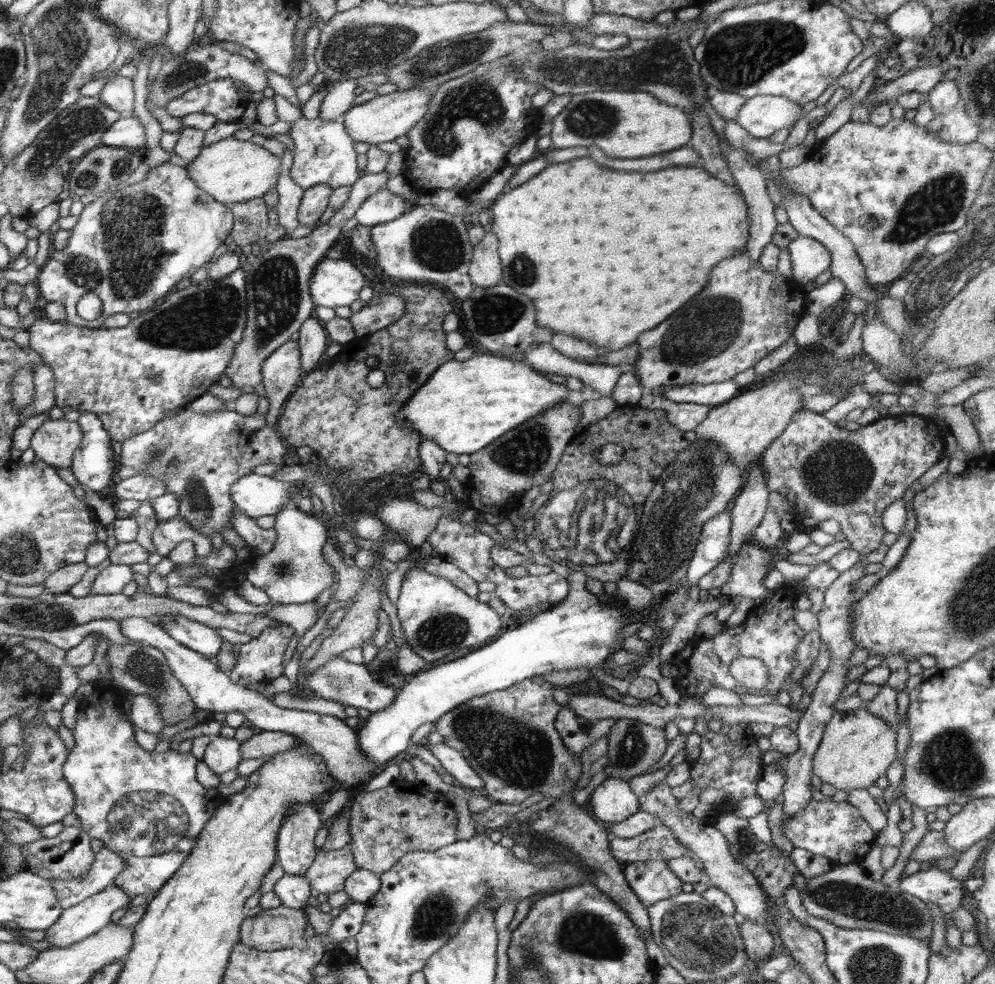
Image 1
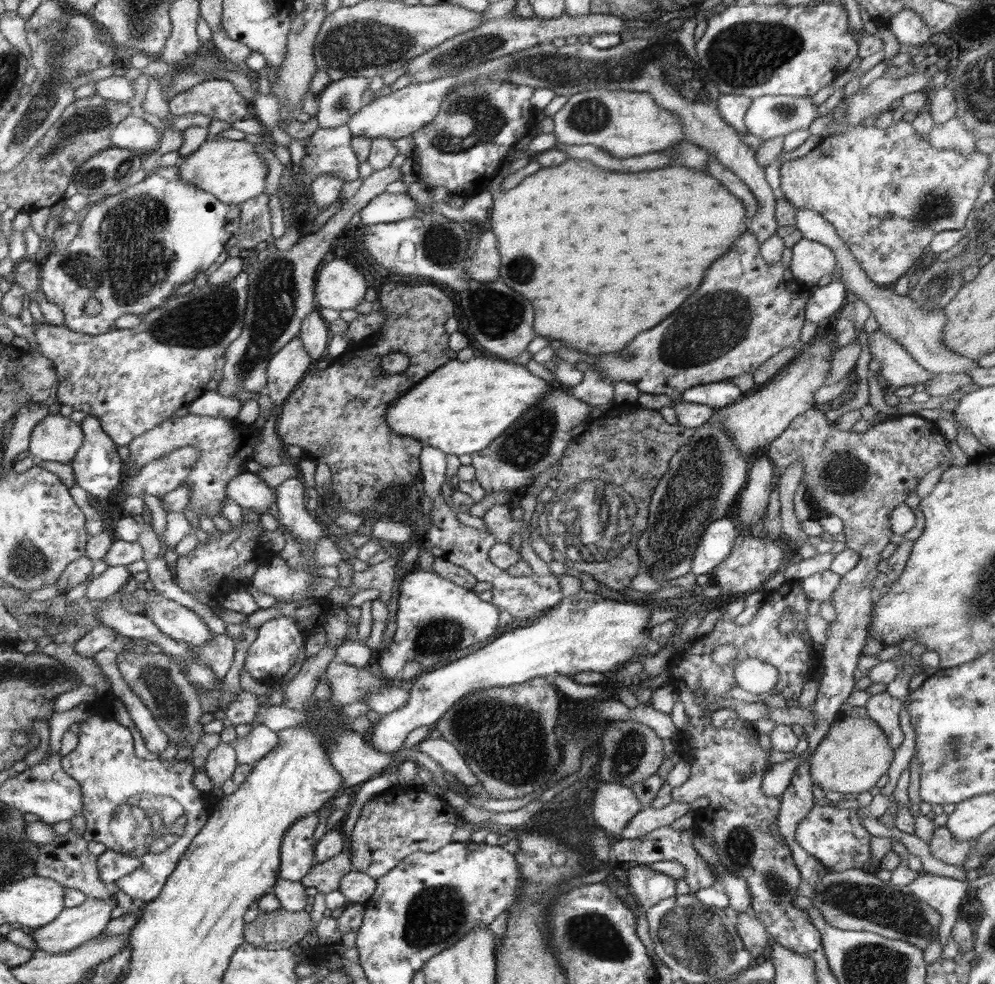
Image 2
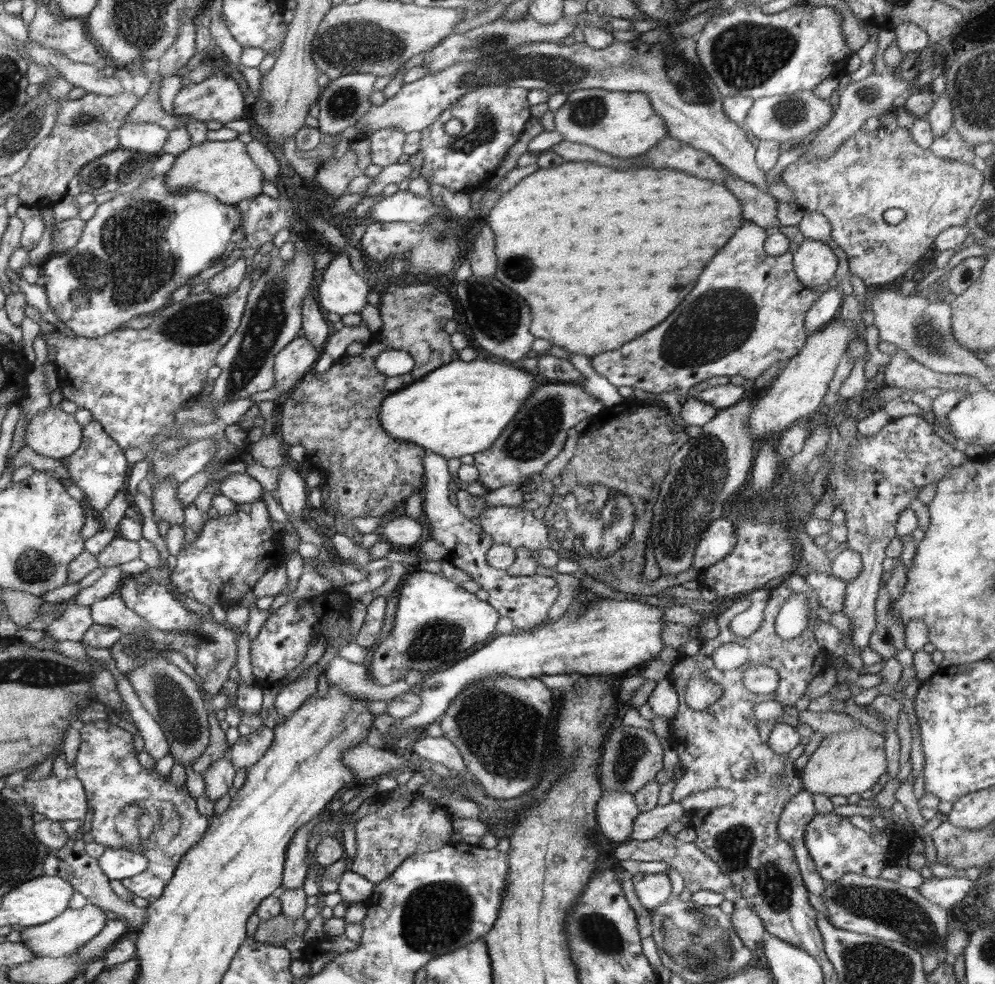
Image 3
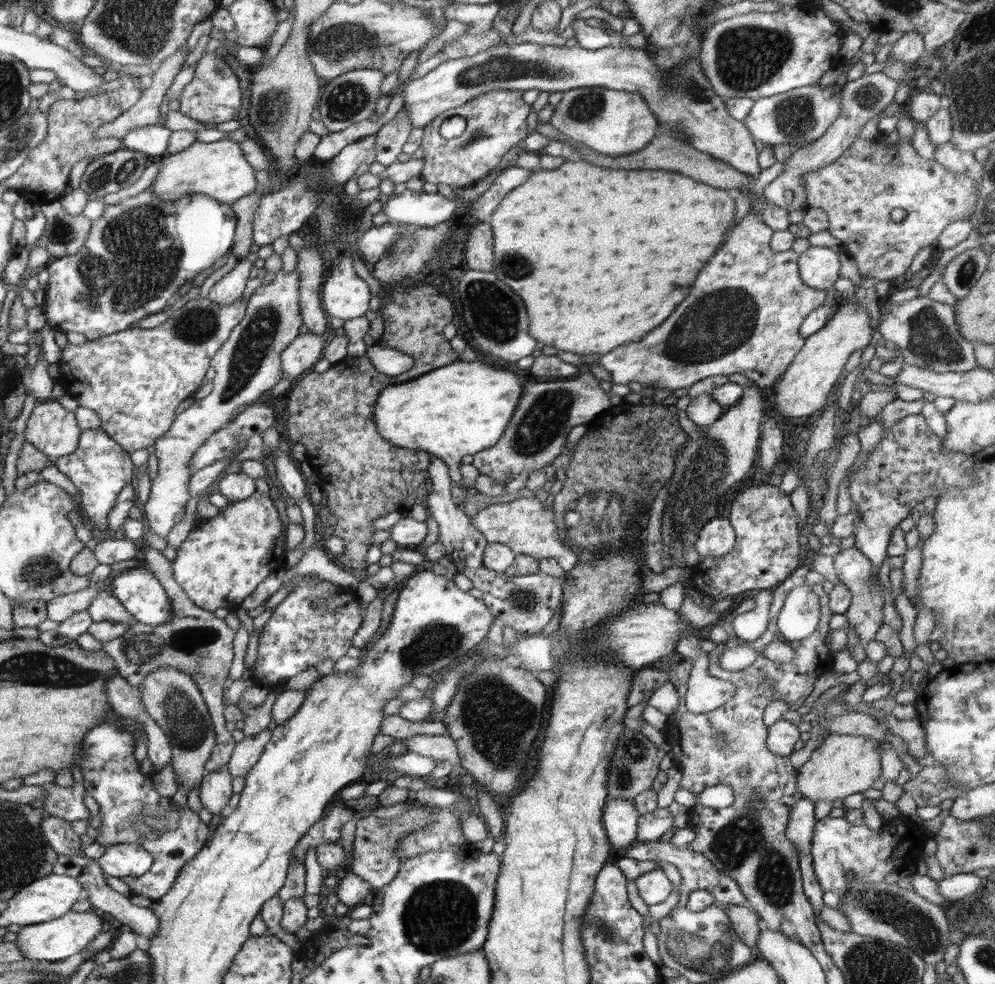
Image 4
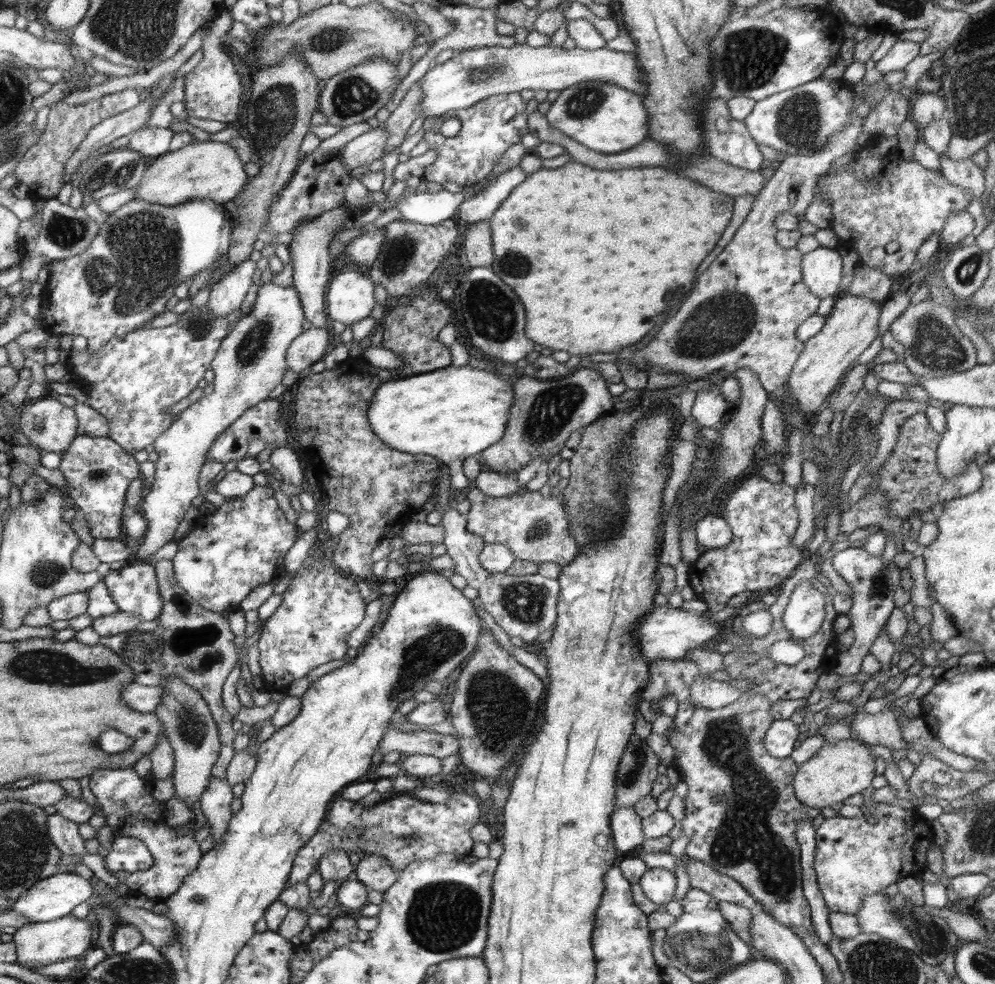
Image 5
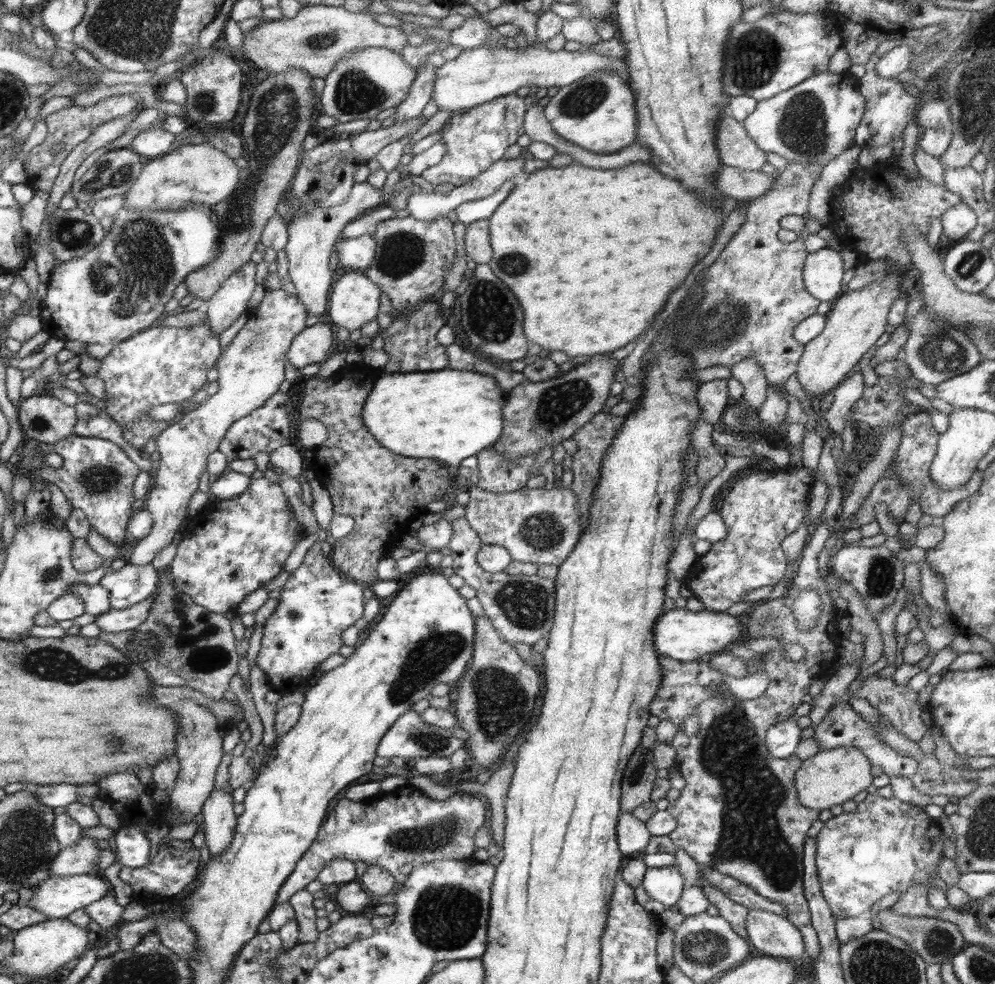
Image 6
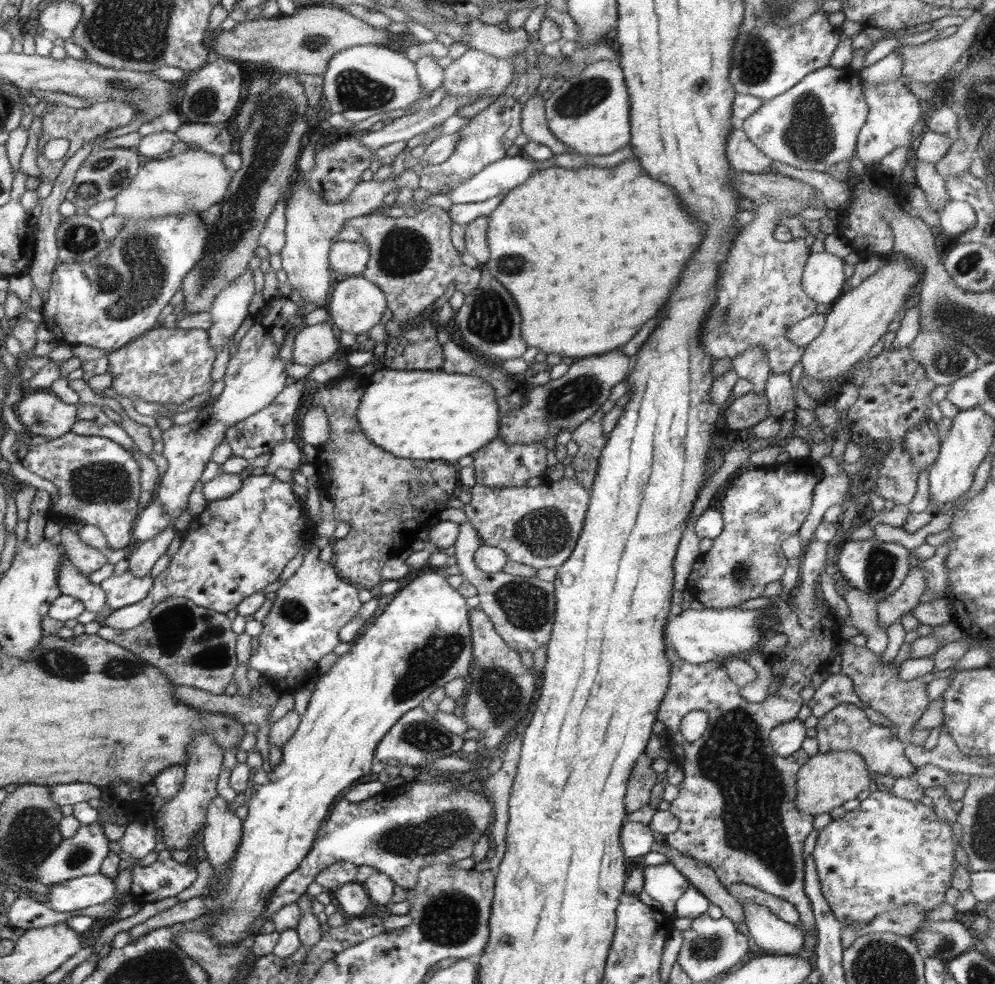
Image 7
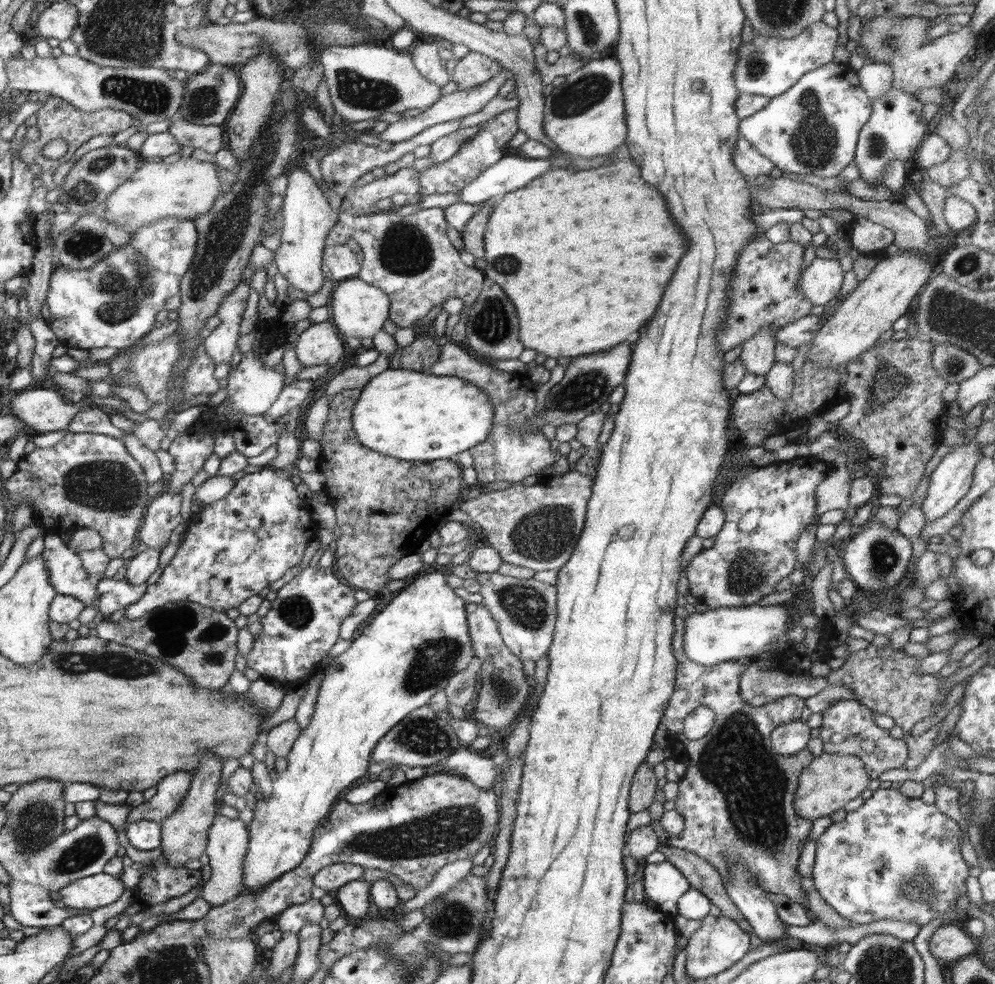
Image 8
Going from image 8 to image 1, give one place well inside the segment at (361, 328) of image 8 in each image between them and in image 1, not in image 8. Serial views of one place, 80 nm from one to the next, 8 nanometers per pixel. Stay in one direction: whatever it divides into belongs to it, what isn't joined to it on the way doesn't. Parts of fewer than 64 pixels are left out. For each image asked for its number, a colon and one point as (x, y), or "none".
1: (336, 283)
2: (340, 287)
3: (340, 290)
4: (344, 295)
5: (350, 298)
6: (354, 299)
7: (355, 305)

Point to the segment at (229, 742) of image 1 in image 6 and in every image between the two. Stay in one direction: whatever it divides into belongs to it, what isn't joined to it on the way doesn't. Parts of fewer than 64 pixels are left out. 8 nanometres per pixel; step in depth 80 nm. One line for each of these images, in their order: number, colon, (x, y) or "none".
2: (221, 764)
3: (219, 778)
4: (215, 789)
5: (215, 802)
6: (220, 821)

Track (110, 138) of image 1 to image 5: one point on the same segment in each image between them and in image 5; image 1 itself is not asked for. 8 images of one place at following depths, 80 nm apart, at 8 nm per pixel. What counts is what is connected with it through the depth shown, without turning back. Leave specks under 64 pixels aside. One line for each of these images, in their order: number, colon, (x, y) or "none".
2: (134, 133)
3: (146, 138)
4: (153, 140)
5: (150, 141)

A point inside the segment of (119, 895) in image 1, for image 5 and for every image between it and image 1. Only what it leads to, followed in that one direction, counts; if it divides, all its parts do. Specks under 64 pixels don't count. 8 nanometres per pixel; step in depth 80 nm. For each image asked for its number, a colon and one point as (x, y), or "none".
2: (76, 926)
3: (62, 936)
4: (59, 939)
5: (37, 944)

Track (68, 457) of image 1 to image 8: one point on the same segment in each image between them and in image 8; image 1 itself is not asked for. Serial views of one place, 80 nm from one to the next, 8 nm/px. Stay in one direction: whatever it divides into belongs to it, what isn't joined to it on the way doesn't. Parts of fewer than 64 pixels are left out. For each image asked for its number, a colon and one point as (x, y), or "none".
2: (56, 437)
3: (54, 433)
4: (53, 429)
5: (52, 426)
6: (43, 417)
7: (42, 413)
8: (44, 410)

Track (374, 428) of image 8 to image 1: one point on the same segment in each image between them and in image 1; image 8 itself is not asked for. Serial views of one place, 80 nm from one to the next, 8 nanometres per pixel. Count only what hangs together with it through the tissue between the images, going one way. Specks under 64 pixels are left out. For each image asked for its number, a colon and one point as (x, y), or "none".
1: (451, 409)
2: (460, 408)
3: (458, 409)
4: (450, 412)
5: (455, 412)
6: (448, 415)
7: (421, 415)

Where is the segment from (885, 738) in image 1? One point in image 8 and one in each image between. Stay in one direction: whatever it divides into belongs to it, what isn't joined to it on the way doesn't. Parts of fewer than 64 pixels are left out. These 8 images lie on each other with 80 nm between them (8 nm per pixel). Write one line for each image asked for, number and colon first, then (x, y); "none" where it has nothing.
2: (854, 754)
3: (845, 763)
4: (843, 765)
5: (837, 772)
6: (831, 777)
7: (827, 780)
8: (830, 781)

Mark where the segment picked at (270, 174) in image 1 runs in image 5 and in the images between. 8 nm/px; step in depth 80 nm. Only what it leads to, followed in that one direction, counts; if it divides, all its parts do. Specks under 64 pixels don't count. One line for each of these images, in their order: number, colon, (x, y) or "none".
2: (231, 170)
3: (225, 169)
4: (220, 169)
5: (209, 169)

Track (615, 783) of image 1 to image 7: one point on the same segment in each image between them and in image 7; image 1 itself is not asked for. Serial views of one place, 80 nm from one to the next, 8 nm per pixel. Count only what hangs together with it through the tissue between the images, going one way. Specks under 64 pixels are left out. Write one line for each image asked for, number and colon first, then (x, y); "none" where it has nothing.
2: (613, 806)
3: (616, 812)
4: (620, 818)
5: (626, 826)
6: (633, 836)
7: (637, 839)

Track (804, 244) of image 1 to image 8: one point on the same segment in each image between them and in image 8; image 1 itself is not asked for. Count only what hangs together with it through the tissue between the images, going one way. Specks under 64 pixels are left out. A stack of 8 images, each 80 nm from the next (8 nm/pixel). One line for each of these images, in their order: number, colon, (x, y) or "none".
2: (811, 261)
3: (815, 263)
4: (819, 268)
5: (821, 270)
6: (823, 272)
7: (823, 280)
8: (821, 282)

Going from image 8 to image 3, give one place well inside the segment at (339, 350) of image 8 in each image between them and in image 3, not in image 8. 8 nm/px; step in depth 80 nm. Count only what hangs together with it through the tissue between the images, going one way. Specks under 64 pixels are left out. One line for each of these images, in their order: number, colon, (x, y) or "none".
3: (299, 357)
4: (299, 358)
5: (310, 347)
6: (314, 344)
7: (316, 344)

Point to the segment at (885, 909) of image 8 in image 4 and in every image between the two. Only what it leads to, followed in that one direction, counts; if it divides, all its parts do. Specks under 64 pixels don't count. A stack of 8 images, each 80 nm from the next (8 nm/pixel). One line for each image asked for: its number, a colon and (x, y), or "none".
4: (839, 848)
5: (853, 858)
6: (886, 845)
7: (887, 852)

